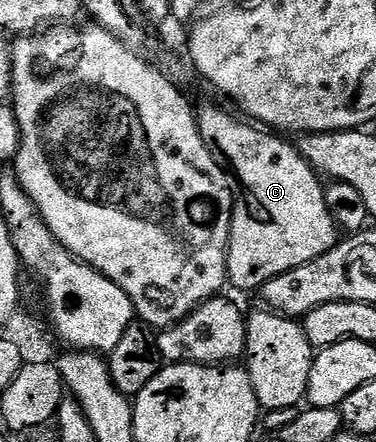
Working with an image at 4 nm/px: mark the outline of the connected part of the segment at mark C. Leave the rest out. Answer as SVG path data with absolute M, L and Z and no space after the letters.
M204 106L196 110L198 132L206 148L223 159L248 197L248 214L236 212L232 215L232 231L228 237L228 281L240 290L259 291L274 276L290 272L290 268L310 264L310 260L330 252L338 241L338 227L326 206L325 183L321 175L312 169L312 164L300 155L299 149L293 143L291 146L287 137L240 118L227 114L220 106Z

